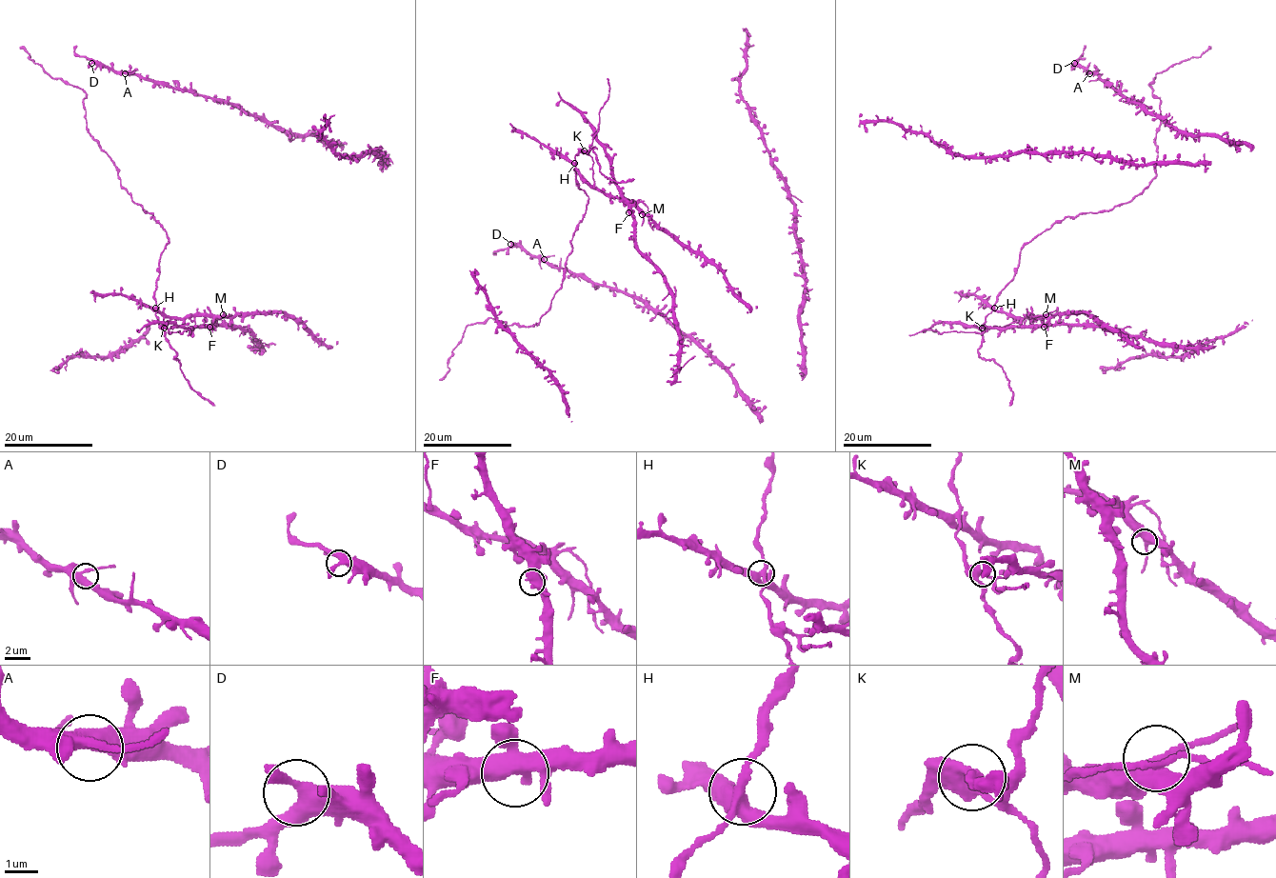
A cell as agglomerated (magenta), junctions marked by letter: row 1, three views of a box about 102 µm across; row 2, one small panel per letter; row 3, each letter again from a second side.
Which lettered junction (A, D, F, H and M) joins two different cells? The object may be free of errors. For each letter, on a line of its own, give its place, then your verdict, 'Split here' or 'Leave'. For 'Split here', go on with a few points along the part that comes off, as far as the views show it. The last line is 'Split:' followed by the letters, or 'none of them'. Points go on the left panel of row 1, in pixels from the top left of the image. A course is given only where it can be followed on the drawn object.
A: Place: (125, 73). Leave
D: Place: (91, 63). Leave
F: Place: (209, 327). Leave
H: Place: (155, 308). Split here. Course of the part to remove: (155, 308), (166, 231), (132, 200), (92, 136), (86, 93), (51, 78), (20, 49)
M: Place: (223, 314). Leave
Split: H

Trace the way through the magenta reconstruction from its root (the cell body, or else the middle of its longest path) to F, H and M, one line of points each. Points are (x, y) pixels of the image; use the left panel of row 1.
F: (89, 129), (131, 199), (152, 213), (167, 233), (155, 309), (177, 317), (212, 315), (216, 318), (209, 327)
H: (89, 129), (112, 162), (131, 199), (152, 213), (167, 233), (169, 244), (160, 258), (155, 308)
M: (89, 129), (131, 199), (152, 213), (167, 233), (155, 309), (177, 317), (223, 314)

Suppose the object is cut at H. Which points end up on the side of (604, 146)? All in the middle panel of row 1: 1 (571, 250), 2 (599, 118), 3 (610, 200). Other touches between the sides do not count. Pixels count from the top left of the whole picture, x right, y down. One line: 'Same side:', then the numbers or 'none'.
Same side: 3

